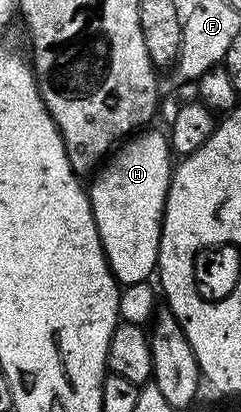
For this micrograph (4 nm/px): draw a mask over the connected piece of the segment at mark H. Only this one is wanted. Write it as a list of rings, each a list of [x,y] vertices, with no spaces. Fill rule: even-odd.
[[[150,130],[127,138],[93,176],[94,184],[88,187],[90,208],[110,272],[122,285],[147,282],[158,266],[162,212],[166,209],[172,174],[172,152],[169,138],[163,132]]]

